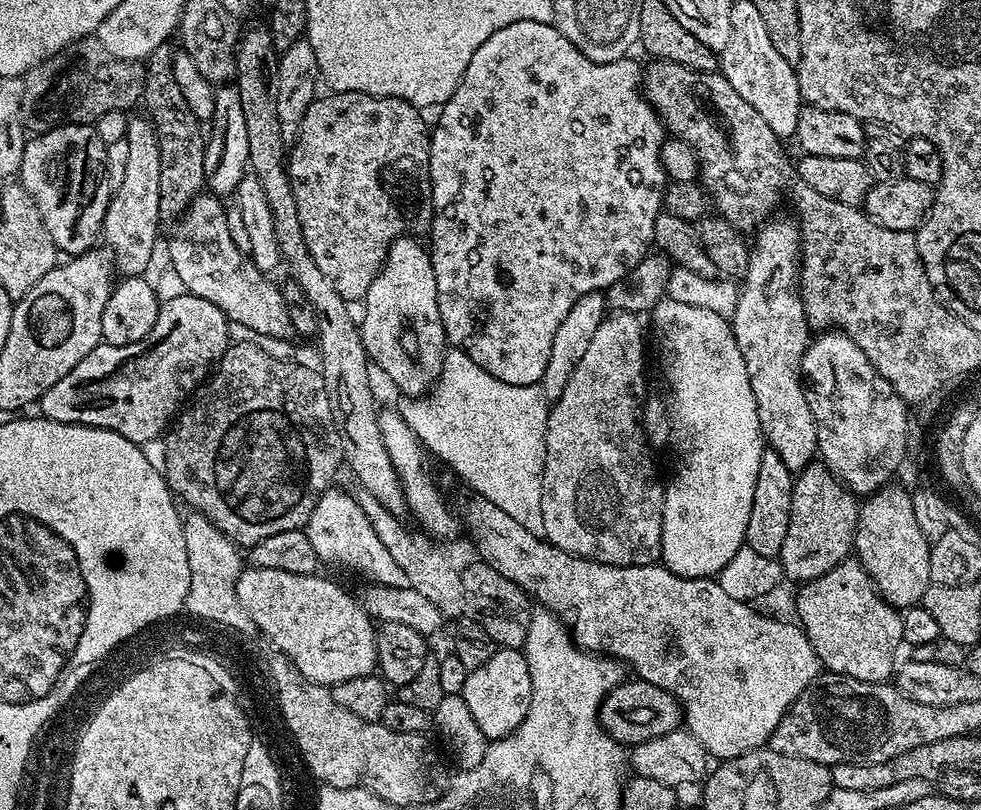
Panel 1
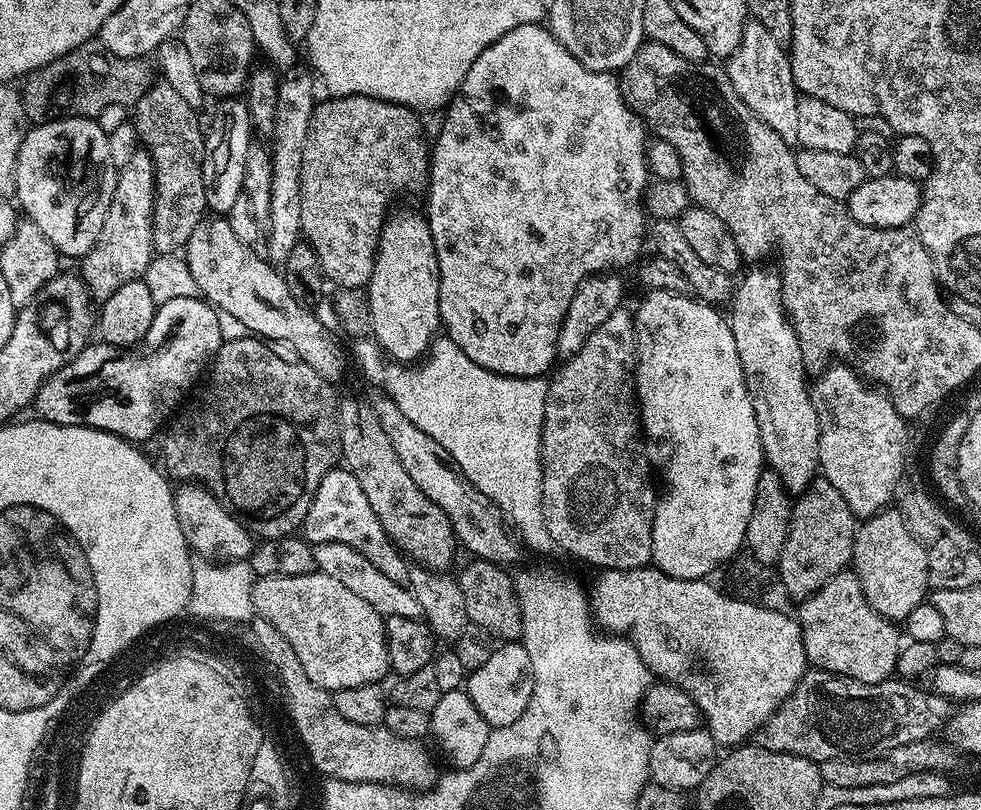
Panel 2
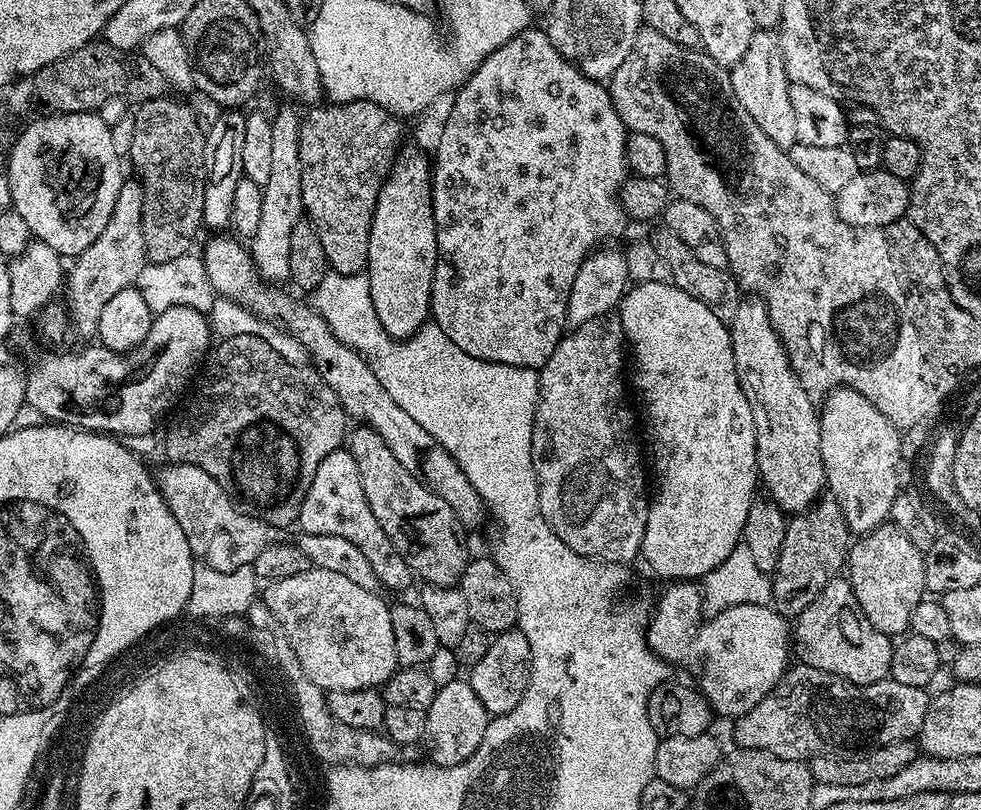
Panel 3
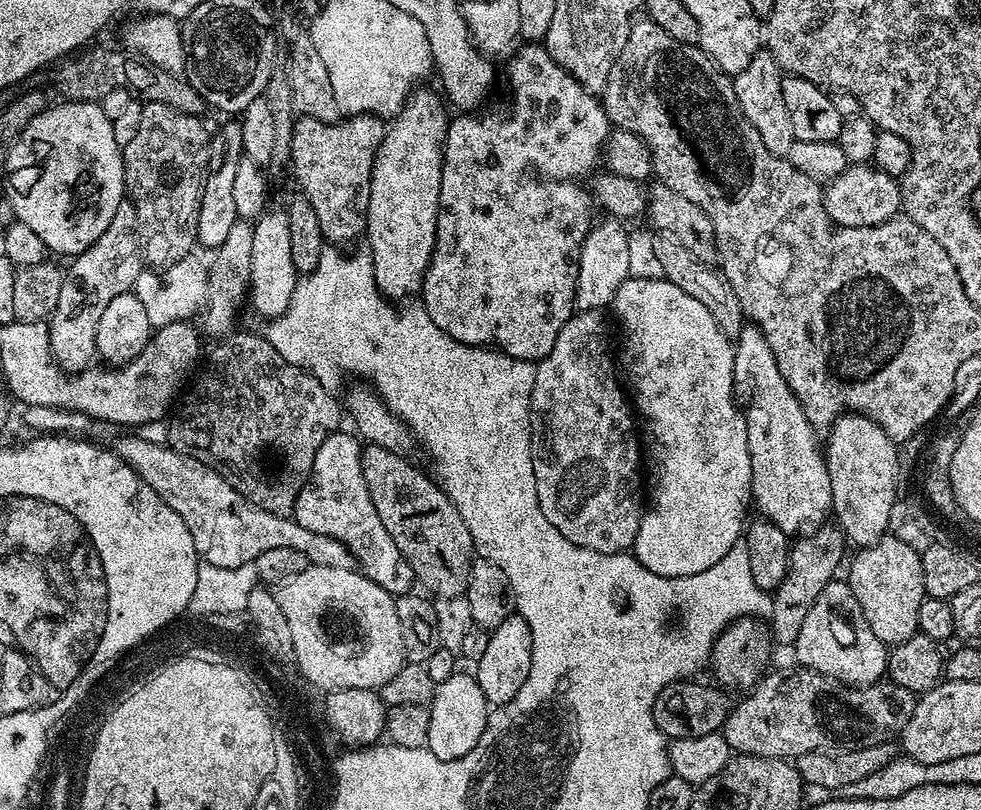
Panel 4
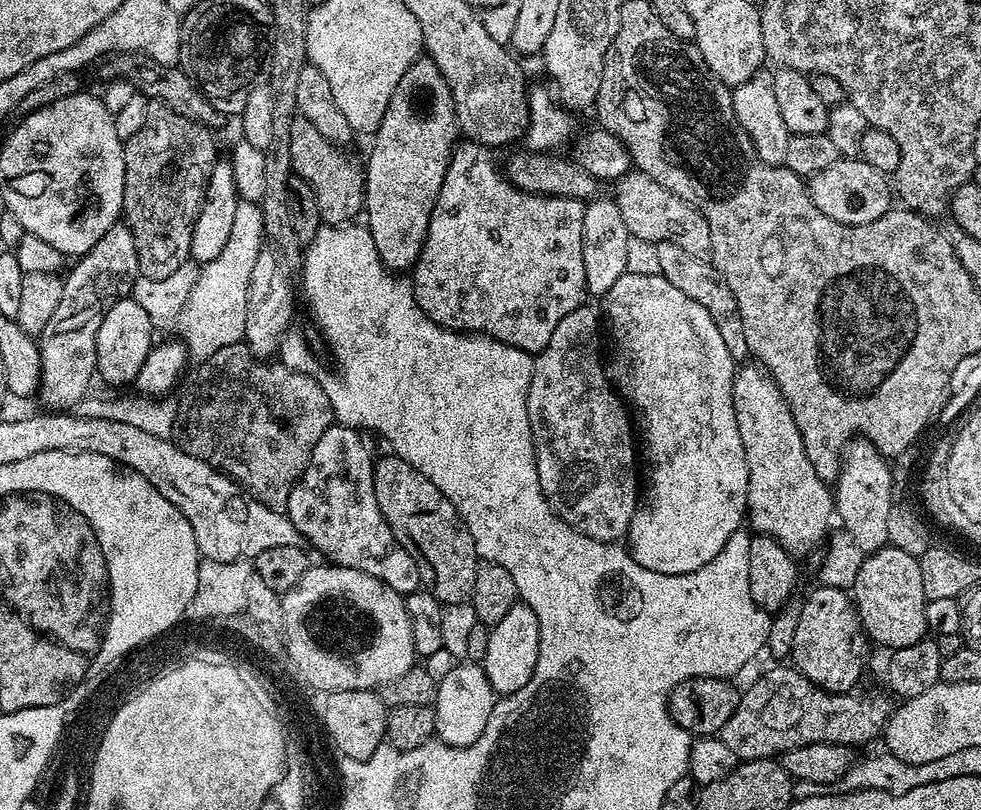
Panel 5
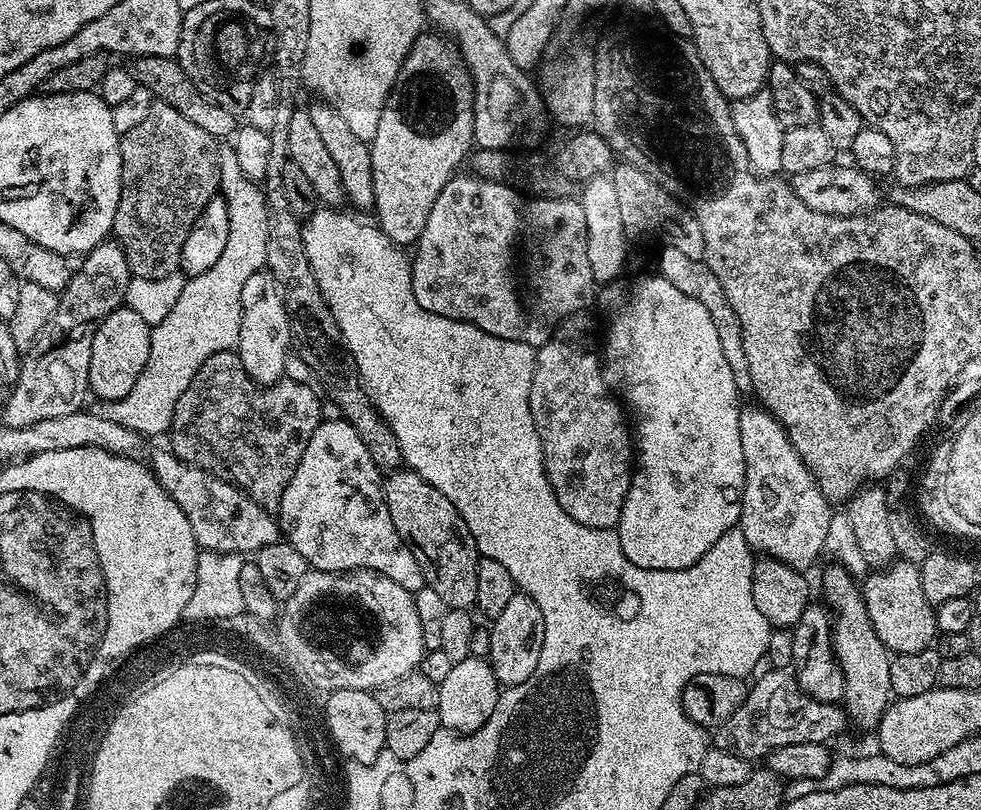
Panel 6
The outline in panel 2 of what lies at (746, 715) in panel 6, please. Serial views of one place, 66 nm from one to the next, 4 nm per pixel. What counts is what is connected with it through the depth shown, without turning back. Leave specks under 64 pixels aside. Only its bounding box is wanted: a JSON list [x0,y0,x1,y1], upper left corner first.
[758,670,953,762]

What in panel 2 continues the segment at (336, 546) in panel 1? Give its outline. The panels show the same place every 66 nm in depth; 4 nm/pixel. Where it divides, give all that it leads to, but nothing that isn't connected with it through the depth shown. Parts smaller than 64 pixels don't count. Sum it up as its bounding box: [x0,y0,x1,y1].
[303,458,409,584]

